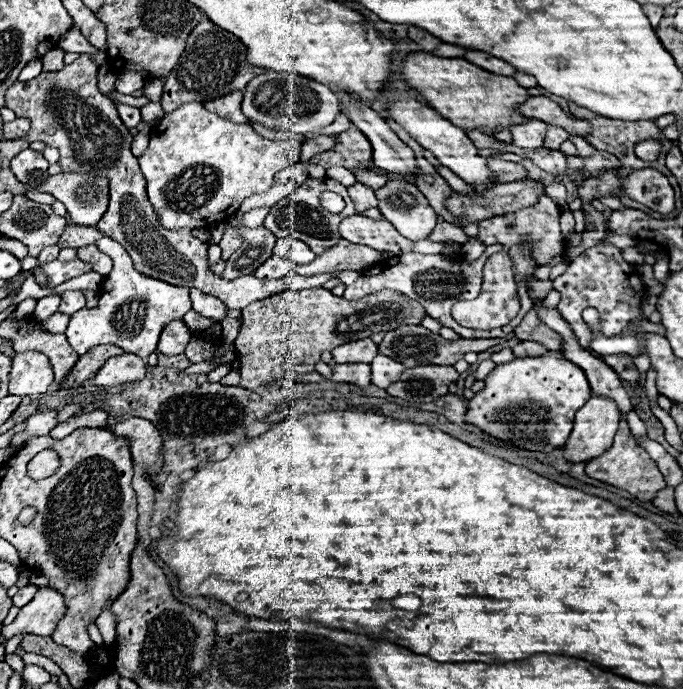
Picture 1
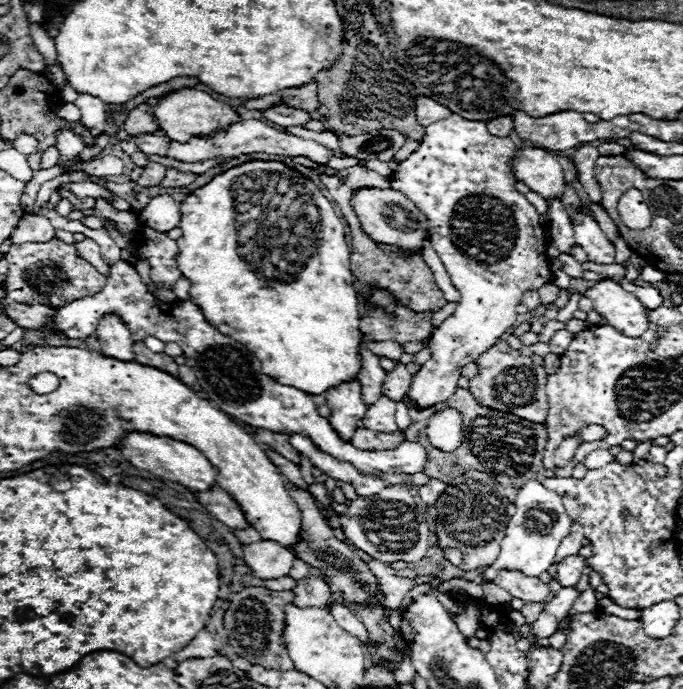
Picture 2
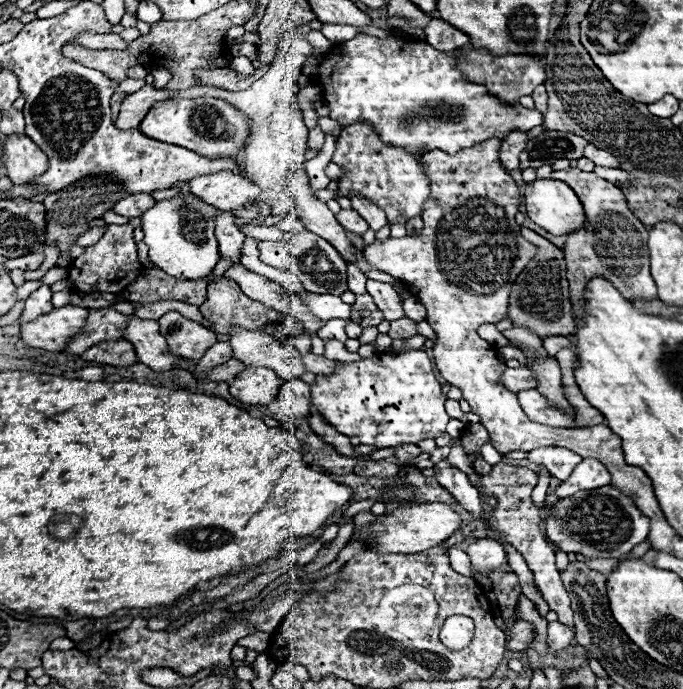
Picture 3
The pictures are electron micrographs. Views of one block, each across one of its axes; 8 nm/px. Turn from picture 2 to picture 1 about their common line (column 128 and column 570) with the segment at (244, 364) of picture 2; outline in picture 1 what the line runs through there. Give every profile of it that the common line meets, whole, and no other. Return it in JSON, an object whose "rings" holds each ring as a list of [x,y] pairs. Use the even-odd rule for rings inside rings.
{"rings":[[[608,242],[588,248],[576,260],[572,260],[568,264],[568,270],[554,280],[554,290],[558,290],[562,296],[560,304],[556,306],[558,312],[570,324],[574,336],[584,348],[588,348],[592,338],[592,330],[582,320],[584,308],[592,306],[602,314],[602,334],[606,336],[618,336],[622,334],[622,330],[646,320],[642,312],[642,298],[646,296],[646,286],[640,274],[622,258],[622,250]]]}

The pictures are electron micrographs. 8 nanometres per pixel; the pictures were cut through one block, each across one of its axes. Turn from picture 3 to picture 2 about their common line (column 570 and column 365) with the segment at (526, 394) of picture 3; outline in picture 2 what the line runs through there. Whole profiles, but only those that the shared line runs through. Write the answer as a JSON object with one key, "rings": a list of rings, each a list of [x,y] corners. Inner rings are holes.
{"rings":[[[382,396],[374,406],[368,406],[366,416],[364,416],[364,428],[376,430],[376,432],[396,432],[396,402]]]}

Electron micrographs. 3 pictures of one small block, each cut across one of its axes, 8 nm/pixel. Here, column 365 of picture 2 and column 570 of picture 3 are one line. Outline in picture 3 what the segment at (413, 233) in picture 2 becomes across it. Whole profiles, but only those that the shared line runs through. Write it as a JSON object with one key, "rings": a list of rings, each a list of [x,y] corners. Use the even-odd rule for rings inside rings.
{"rings":[[[540,180],[524,184],[526,216],[554,236],[570,234],[584,224],[584,210],[578,196],[560,180]]]}

